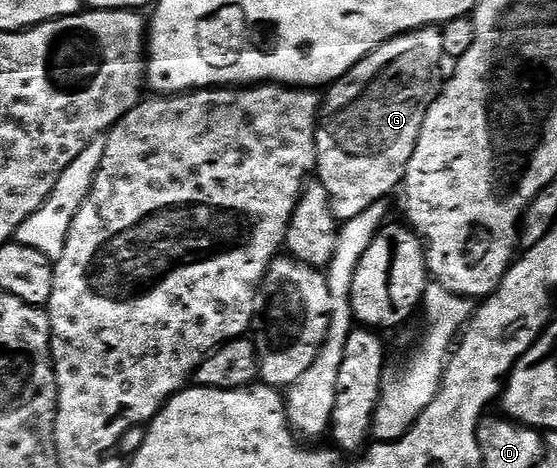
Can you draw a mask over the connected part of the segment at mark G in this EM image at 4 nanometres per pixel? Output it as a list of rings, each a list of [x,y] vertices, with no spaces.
[[[422,27],[406,35],[397,35],[364,57],[344,77],[325,88],[322,110],[318,112],[316,129],[317,182],[328,189],[328,201],[339,224],[352,217],[360,217],[364,209],[383,202],[394,190],[403,186],[408,161],[416,153],[416,141],[424,125],[424,117],[432,101],[442,89],[440,61],[442,60],[442,33],[438,27]]]

